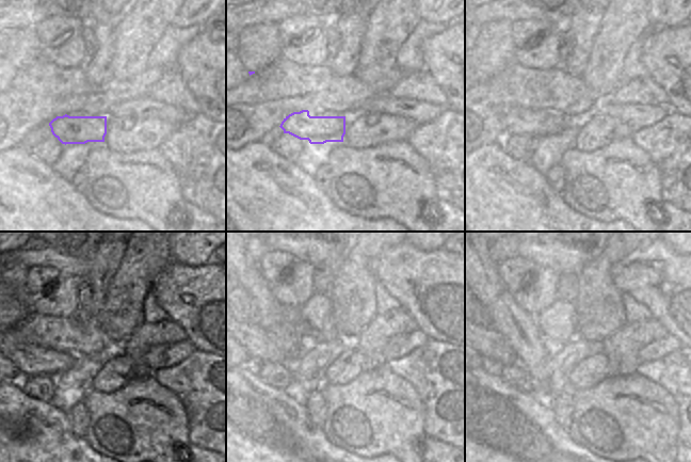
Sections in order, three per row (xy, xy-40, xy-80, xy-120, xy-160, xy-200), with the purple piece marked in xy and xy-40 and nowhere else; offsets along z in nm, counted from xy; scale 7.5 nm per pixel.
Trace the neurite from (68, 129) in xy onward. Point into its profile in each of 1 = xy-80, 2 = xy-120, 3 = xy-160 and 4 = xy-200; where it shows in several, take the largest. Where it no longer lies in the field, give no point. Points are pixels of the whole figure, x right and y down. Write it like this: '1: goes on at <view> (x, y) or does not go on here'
1: goes on at xy-80 (515, 121)
2: goes on at xy-120 (31, 360)
3: goes on at xy-160 (256, 353)
4: goes on at xy-200 (488, 347)

